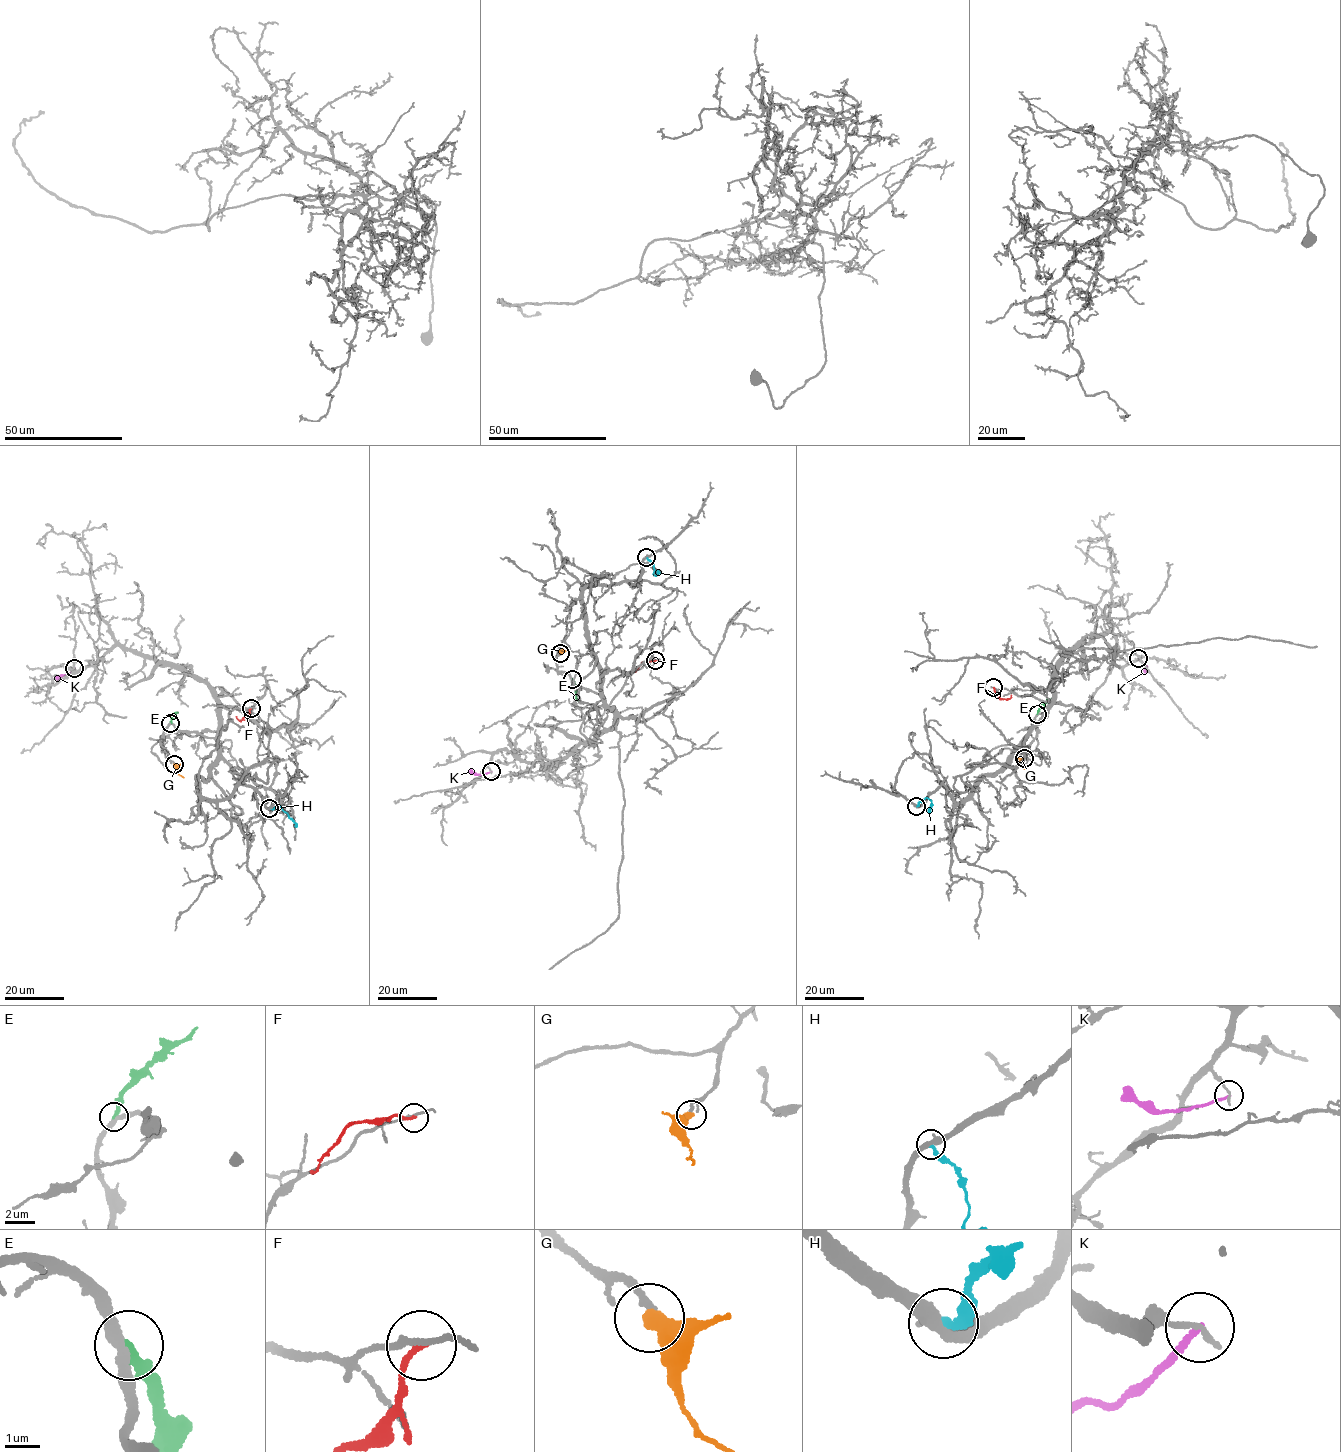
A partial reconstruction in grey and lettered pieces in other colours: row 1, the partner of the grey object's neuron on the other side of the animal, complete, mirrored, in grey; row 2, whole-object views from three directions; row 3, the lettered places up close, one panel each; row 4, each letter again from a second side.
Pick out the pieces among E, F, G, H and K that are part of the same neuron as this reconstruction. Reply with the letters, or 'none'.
G

